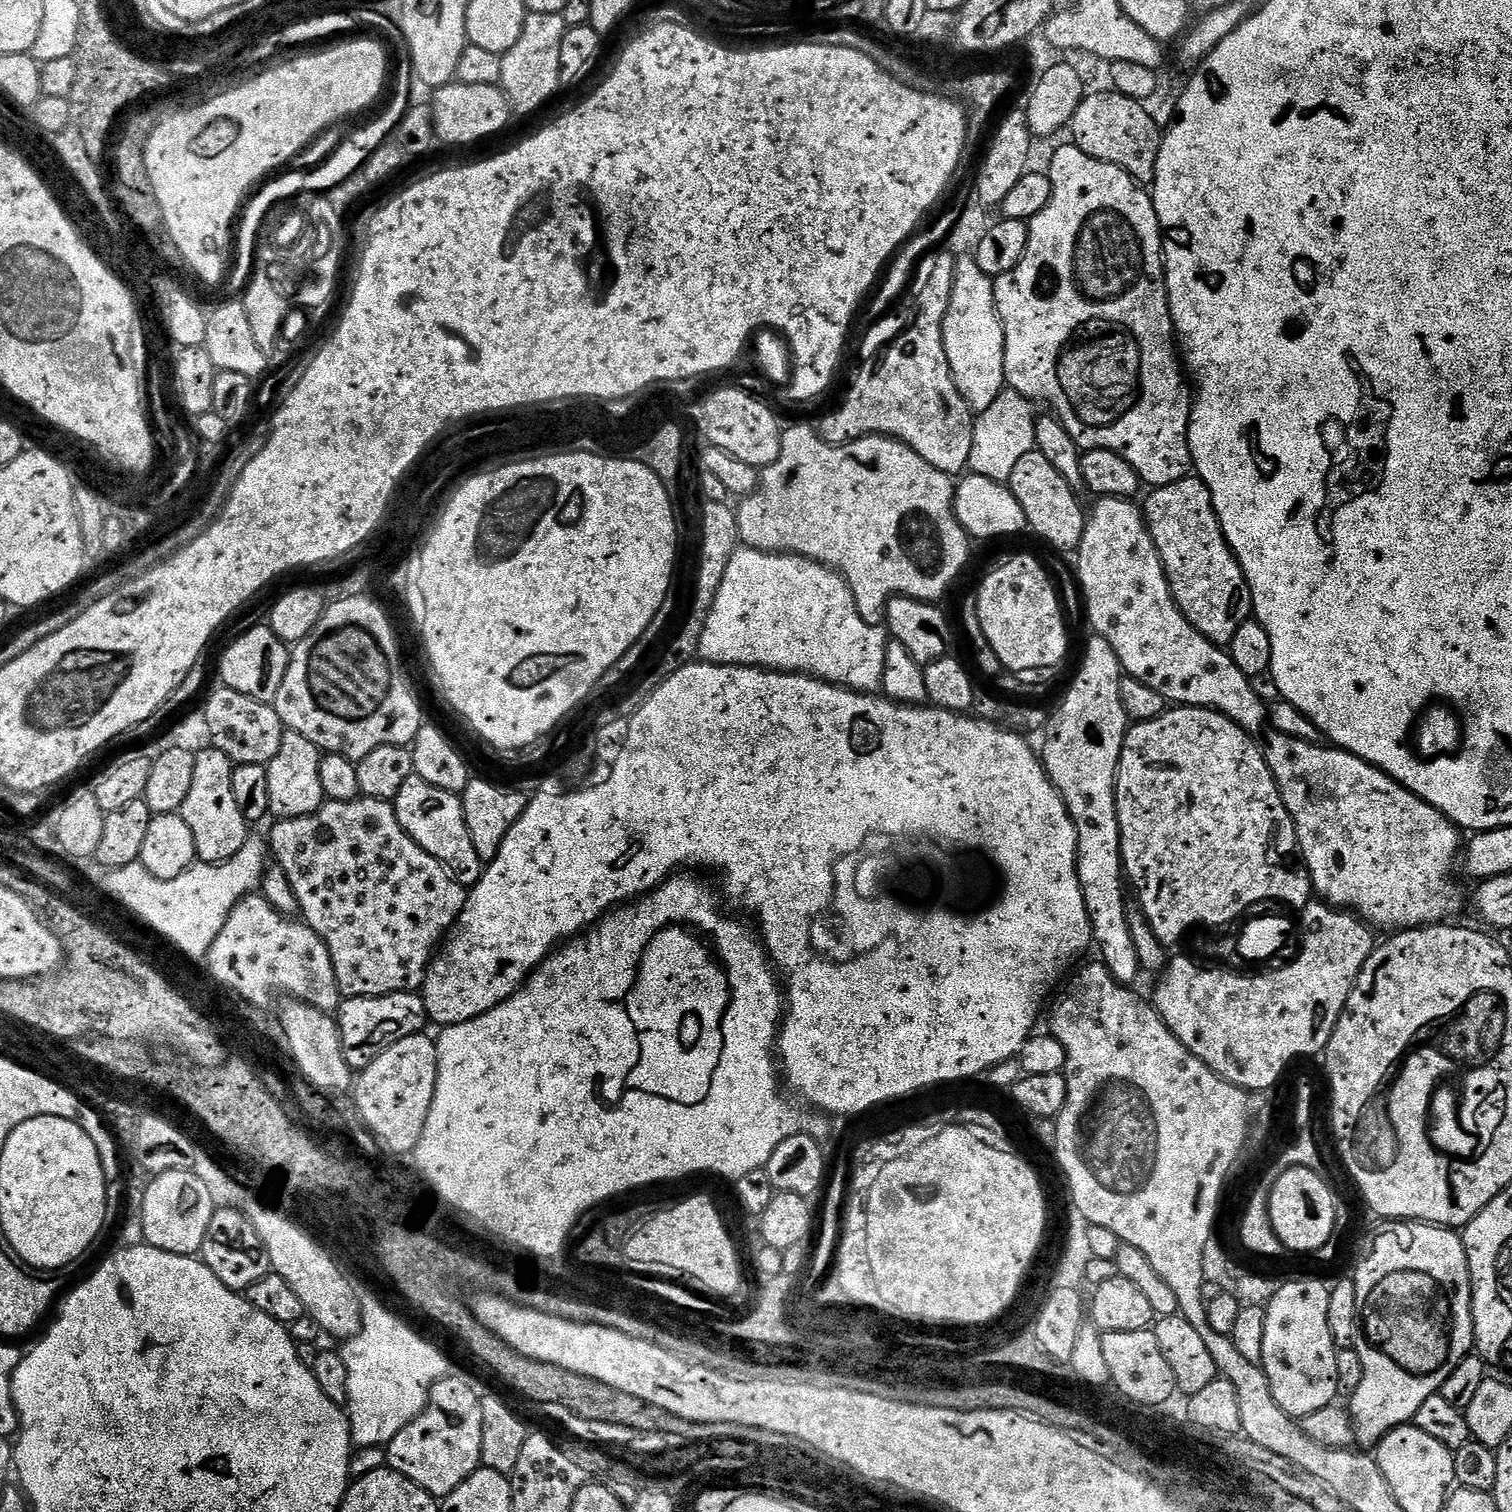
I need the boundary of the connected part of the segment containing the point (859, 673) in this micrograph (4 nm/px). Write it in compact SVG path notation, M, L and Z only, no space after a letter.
M738 550L730 558L728 576L722 578L711 613L704 617L702 660L705 664L766 666L770 672L798 672L838 682L841 688L876 690L882 666L886 666L889 639L881 626L864 624L856 615L854 594L831 568L818 566L814 560L785 558L778 552Z

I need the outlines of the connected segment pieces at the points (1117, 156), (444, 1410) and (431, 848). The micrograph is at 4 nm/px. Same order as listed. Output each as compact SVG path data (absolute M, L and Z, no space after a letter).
M1115 90L1089 91L1080 99L1078 110L1074 110L1071 132L1071 143L1081 148L1086 155L1118 166L1123 172L1130 173L1141 185L1151 185L1156 176L1162 130L1146 114L1141 101Z
M449 1374L444 1379L433 1384L428 1393L428 1405L421 1416L416 1416L398 1435L386 1446L386 1464L392 1471L410 1478L422 1490L431 1496L443 1498L449 1496L458 1485L470 1474L474 1474L481 1467L482 1461L482 1406L481 1393L475 1392L464 1380L459 1380L455 1374Z
M413 774L406 778L402 790L398 790L394 803L402 830L414 838L414 842L418 842L426 854L445 864L463 888L473 888L484 873L486 864L478 858L478 850L474 850L474 842L470 839L470 830L466 830L463 799L450 790L438 790L438 786L430 786L430 782Z

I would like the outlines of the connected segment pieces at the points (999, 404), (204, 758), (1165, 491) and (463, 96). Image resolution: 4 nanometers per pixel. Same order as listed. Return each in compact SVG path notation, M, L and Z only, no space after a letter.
M1005 387L998 398L994 398L993 404L979 409L975 417L972 425L974 442L970 446L967 471L973 476L1007 482L1010 474L1014 474L1015 464L1036 448L1036 418L1032 401Z
M205 746L196 752L194 783L190 785L190 794L186 794L186 802L182 802L179 813L194 833L196 858L201 864L221 864L234 858L234 854L238 854L238 850L242 850L242 846L250 839L249 821L242 818L234 799L233 767L232 760L226 758L222 750Z
M1199 478L1179 480L1170 486L1151 489L1147 493L1148 501L1143 501L1144 519L1152 535L1154 546L1160 555L1164 567L1164 577L1172 591L1174 602L1180 607L1180 613L1197 628L1212 644L1226 646L1234 638L1238 626L1253 615L1252 595L1248 583L1231 546L1226 542L1210 490Z
M443 84L431 93L430 119L437 141L444 144L476 144L487 136L496 136L508 124L508 99L497 86Z

